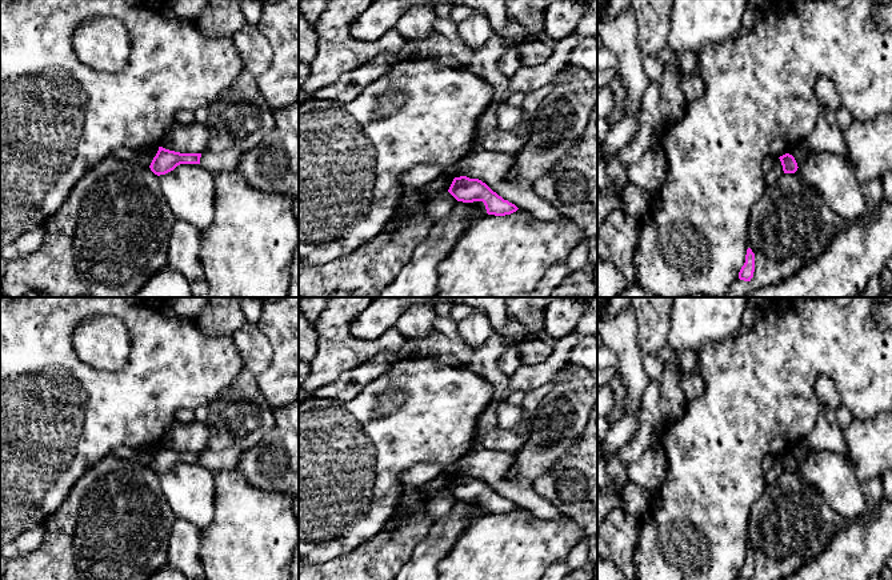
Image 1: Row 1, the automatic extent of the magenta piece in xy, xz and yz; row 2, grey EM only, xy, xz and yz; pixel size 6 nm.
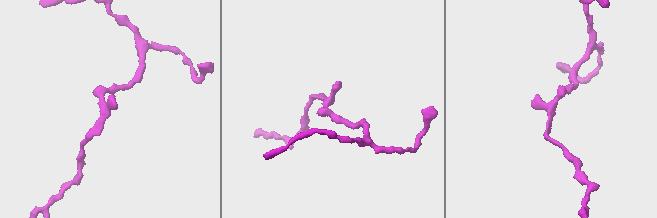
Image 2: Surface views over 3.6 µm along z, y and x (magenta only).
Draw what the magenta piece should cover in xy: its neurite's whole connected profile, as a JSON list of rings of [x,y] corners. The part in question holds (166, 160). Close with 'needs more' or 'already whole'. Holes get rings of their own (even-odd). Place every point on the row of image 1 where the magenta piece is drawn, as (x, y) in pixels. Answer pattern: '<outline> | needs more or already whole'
[[[159,147],[149,168],[160,176],[173,171],[180,164],[200,164],[201,153],[180,153]]] | already whole

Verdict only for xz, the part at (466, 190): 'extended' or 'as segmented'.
as segmented

